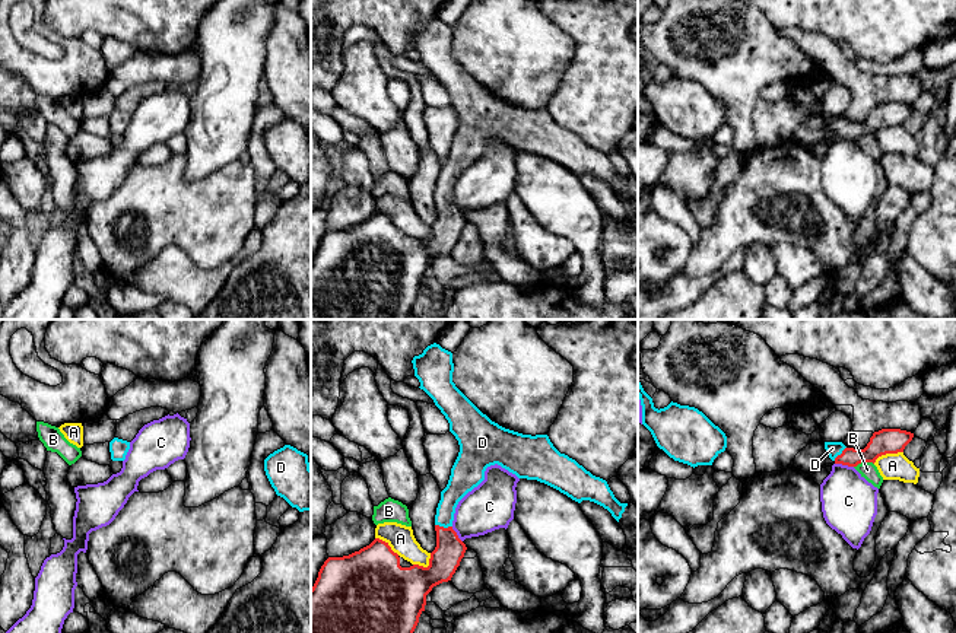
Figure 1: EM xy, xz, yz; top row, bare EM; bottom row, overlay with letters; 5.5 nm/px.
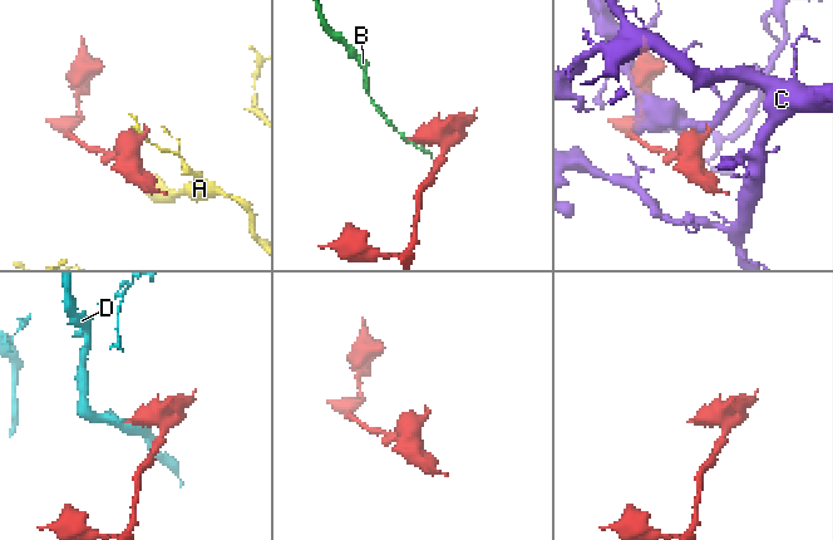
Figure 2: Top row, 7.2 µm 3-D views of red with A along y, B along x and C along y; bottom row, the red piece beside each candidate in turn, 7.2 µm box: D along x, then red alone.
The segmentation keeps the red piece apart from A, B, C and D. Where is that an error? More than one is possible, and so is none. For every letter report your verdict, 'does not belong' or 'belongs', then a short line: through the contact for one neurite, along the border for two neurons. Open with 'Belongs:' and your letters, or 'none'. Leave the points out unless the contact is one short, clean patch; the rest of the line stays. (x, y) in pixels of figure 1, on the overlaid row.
Belongs: D
A: does not belong | yz (902, 451), (882, 454), (873, 463)
B: does not belong | yz (873, 463), (858, 463), (854, 467)
C: does not belong | yz (835, 463), (853, 467)
D: belongs | xz (444, 560), (442, 527), (447, 503), (459, 484)

